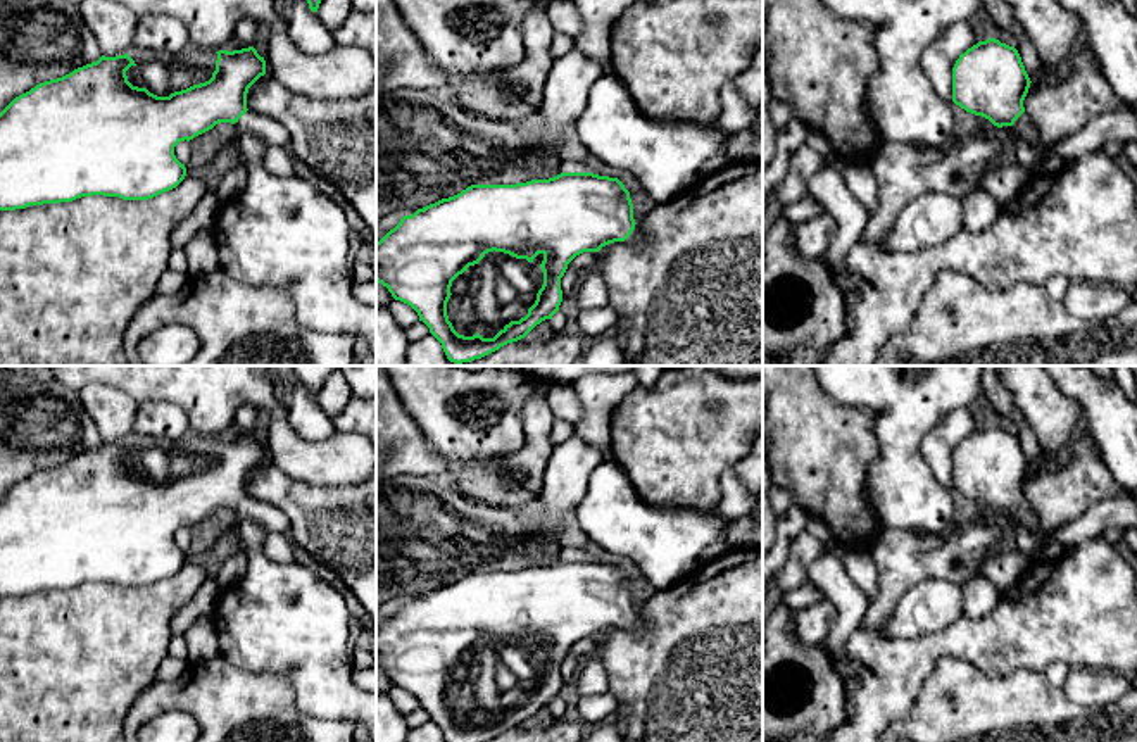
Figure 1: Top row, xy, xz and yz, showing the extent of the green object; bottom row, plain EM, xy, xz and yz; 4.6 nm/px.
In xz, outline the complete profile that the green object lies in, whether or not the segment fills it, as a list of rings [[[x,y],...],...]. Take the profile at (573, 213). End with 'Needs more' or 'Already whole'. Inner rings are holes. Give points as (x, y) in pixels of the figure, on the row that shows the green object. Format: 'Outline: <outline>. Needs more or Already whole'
Outline: [[[561,173],[516,185],[471,185],[404,216],[376,242],[376,281],[418,312],[450,362],[462,364],[552,319],[562,302],[561,278],[576,255],[642,238],[644,224],[633,219],[630,192],[618,178]],[[493,250],[528,262],[542,254],[543,285],[528,314],[493,338],[459,335],[447,316],[452,281]]]. Needs more

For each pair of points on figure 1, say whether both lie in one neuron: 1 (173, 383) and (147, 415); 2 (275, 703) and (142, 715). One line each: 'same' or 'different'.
1: different
2: same

